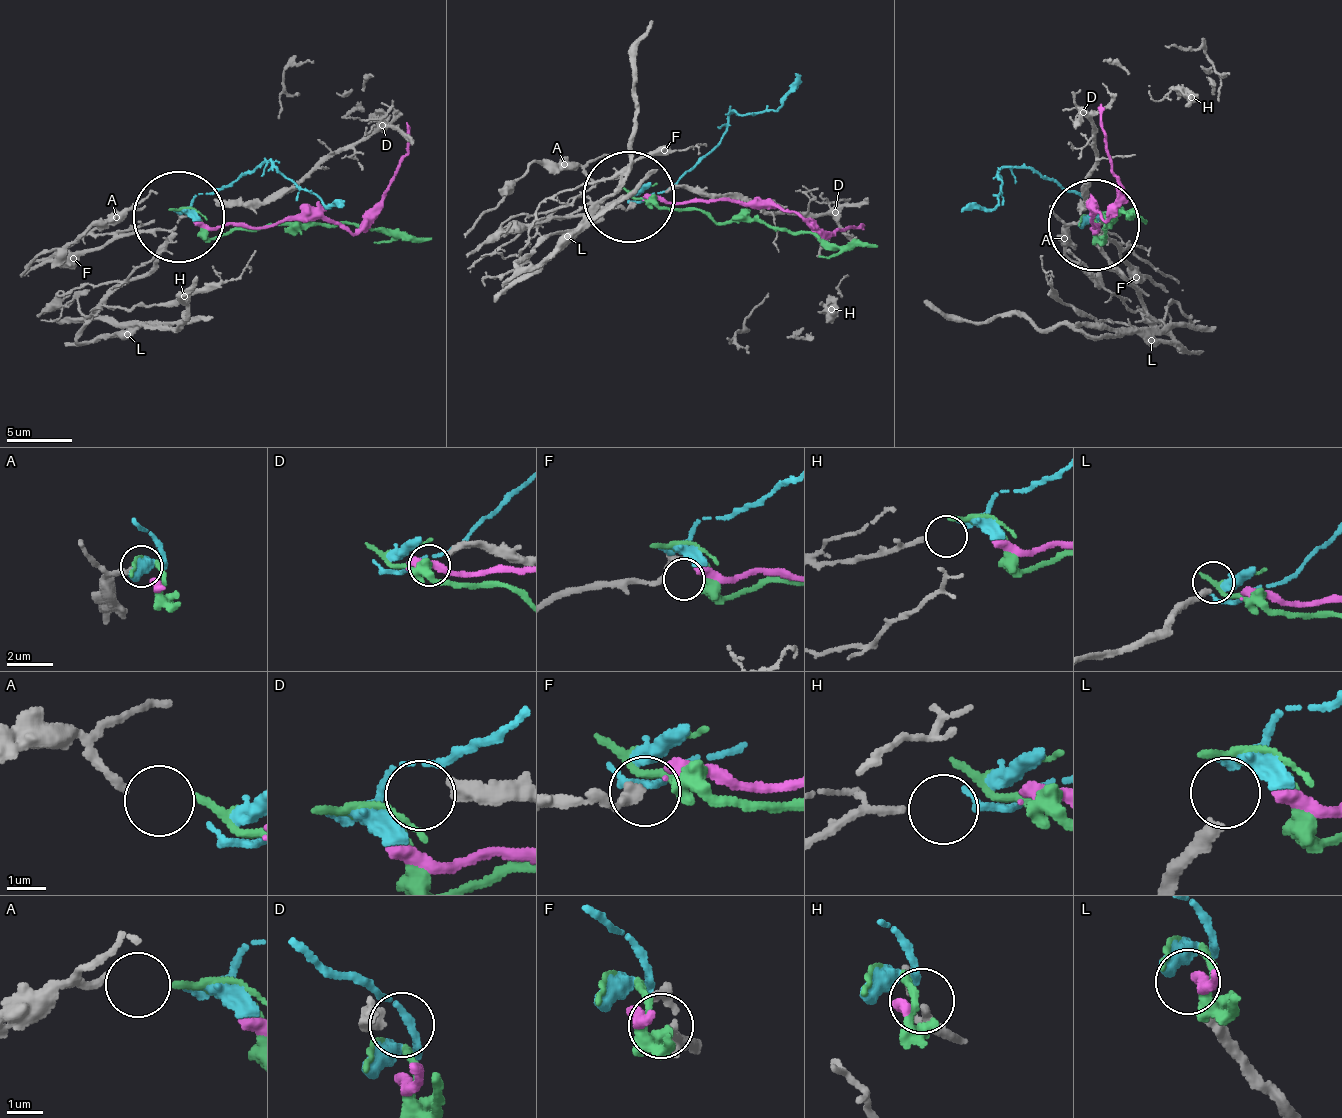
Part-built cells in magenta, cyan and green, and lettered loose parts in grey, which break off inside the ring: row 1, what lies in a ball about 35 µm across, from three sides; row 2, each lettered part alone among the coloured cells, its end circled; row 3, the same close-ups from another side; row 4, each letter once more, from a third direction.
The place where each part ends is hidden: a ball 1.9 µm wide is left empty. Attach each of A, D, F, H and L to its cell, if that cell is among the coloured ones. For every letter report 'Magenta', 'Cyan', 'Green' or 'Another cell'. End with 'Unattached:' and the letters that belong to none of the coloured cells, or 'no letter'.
A: Green
D: Another cell
F: Magenta
H: Cyan
L: Another cell
Unattached: D, L

